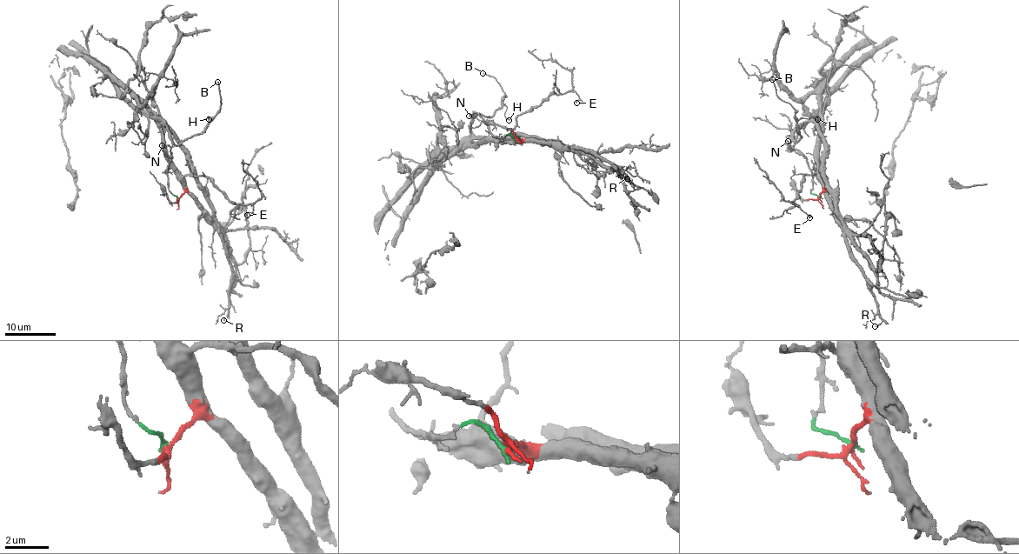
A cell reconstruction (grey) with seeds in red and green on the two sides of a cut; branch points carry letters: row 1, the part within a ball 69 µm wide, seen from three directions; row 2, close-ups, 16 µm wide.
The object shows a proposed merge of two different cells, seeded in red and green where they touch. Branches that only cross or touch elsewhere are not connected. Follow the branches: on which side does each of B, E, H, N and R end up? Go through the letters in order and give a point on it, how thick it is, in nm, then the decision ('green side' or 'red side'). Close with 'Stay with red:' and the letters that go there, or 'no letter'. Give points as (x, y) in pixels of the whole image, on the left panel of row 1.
B: place (217, 82); calibre 110 nm; green side
E: place (247, 215); calibre 110 nm; red side
H: place (209, 119); calibre 170 nm; green side
N: place (162, 145); calibre 130 nm; green side
R: place (223, 320); calibre 140 nm; red side
Stay with red: E, R

